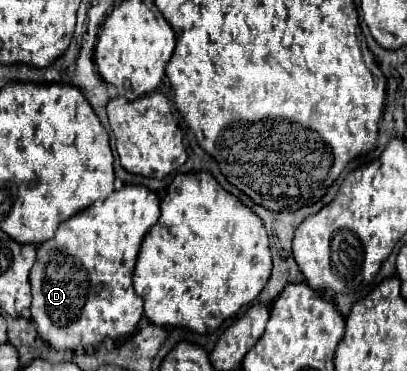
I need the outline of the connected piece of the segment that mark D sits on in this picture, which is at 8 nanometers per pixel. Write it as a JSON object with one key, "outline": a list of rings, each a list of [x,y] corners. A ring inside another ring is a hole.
{"outline":[[[125,185],[121,191],[111,193],[107,201],[94,203],[93,207],[83,209],[73,219],[61,223],[55,237],[37,247],[37,261],[31,269],[31,319],[43,341],[57,351],[75,351],[79,347],[93,347],[105,337],[127,337],[137,329],[137,323],[143,317],[143,299],[135,293],[131,277],[143,237],[157,223],[157,219],[157,195],[143,185]]]}

